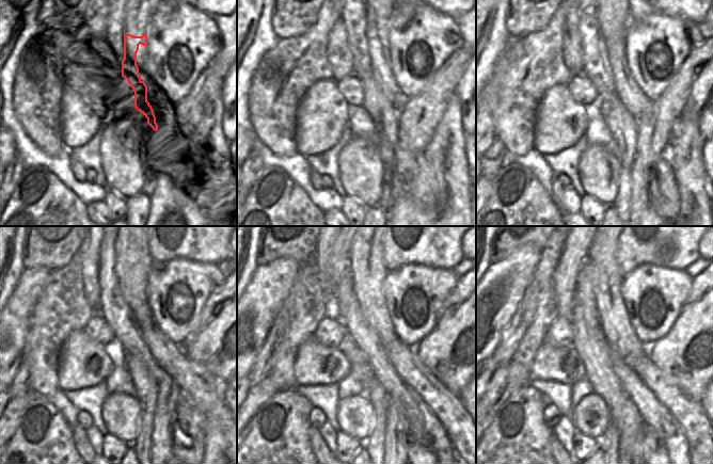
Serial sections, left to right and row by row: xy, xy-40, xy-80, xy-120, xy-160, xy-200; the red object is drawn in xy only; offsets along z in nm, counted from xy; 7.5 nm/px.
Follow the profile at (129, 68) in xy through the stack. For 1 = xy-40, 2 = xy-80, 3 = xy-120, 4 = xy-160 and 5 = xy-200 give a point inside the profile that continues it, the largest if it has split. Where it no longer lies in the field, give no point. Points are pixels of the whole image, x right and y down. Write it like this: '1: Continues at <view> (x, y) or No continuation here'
1: Continues at xy-40 (385, 116)
2: Continues at xy-80 (622, 125)
3: Continues at xy-120 (145, 384)
4: Continues at xy-160 (379, 398)
5: Continues at xy-200 (612, 434)

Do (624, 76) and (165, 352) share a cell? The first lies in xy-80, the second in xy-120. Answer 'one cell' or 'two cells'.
one cell

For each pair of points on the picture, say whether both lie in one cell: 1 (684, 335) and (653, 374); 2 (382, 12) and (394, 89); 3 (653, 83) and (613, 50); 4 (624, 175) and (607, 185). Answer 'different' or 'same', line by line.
1: different
2: same
3: different
4: different

